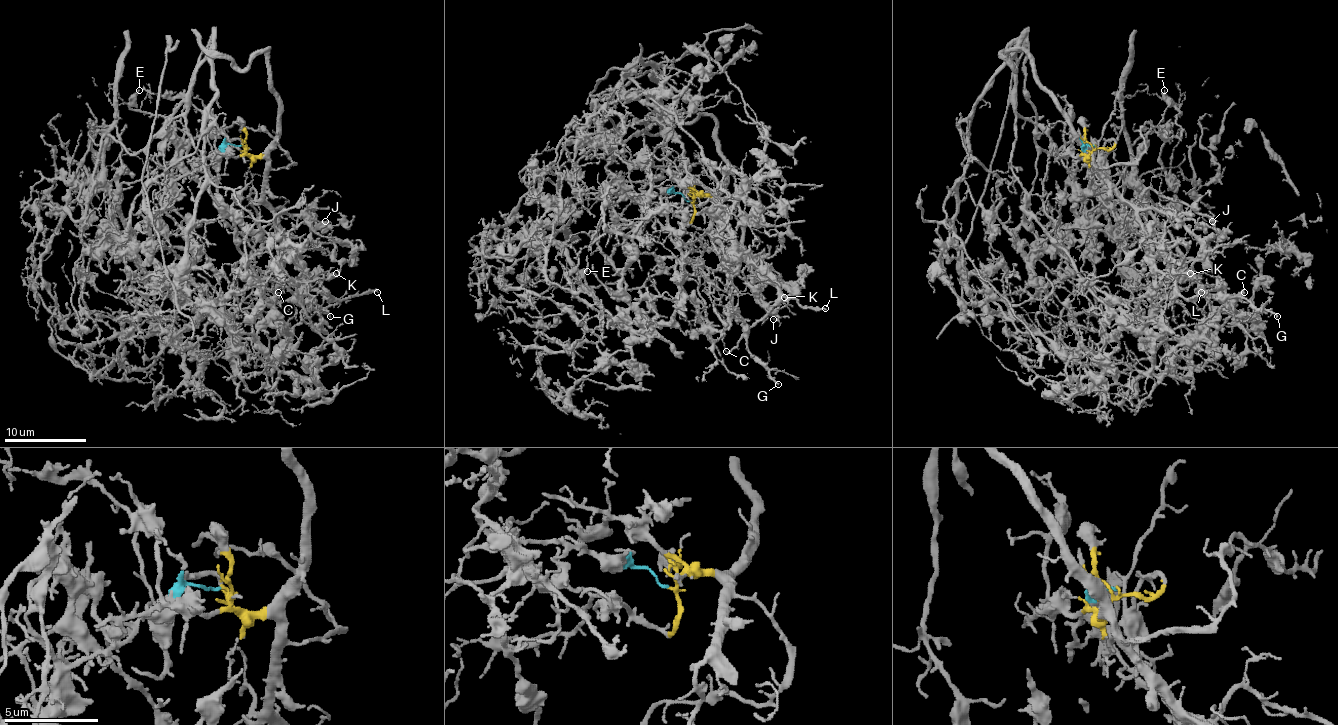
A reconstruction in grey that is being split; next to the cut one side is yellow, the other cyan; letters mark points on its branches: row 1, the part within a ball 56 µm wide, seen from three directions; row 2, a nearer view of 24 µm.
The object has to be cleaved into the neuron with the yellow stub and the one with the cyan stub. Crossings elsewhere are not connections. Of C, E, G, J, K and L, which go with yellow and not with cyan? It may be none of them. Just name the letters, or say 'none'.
C, E, G, J, K, L

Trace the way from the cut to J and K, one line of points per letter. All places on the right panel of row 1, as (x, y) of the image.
J: (1095, 144), (1089, 155), (1095, 169), (1128, 202), (1165, 214), (1187, 214), (1208, 227), (1212, 220)
K: (1095, 144), (1089, 155), (1095, 161), (1099, 175), (1134, 210), (1146, 257), (1165, 274), (1189, 274)

